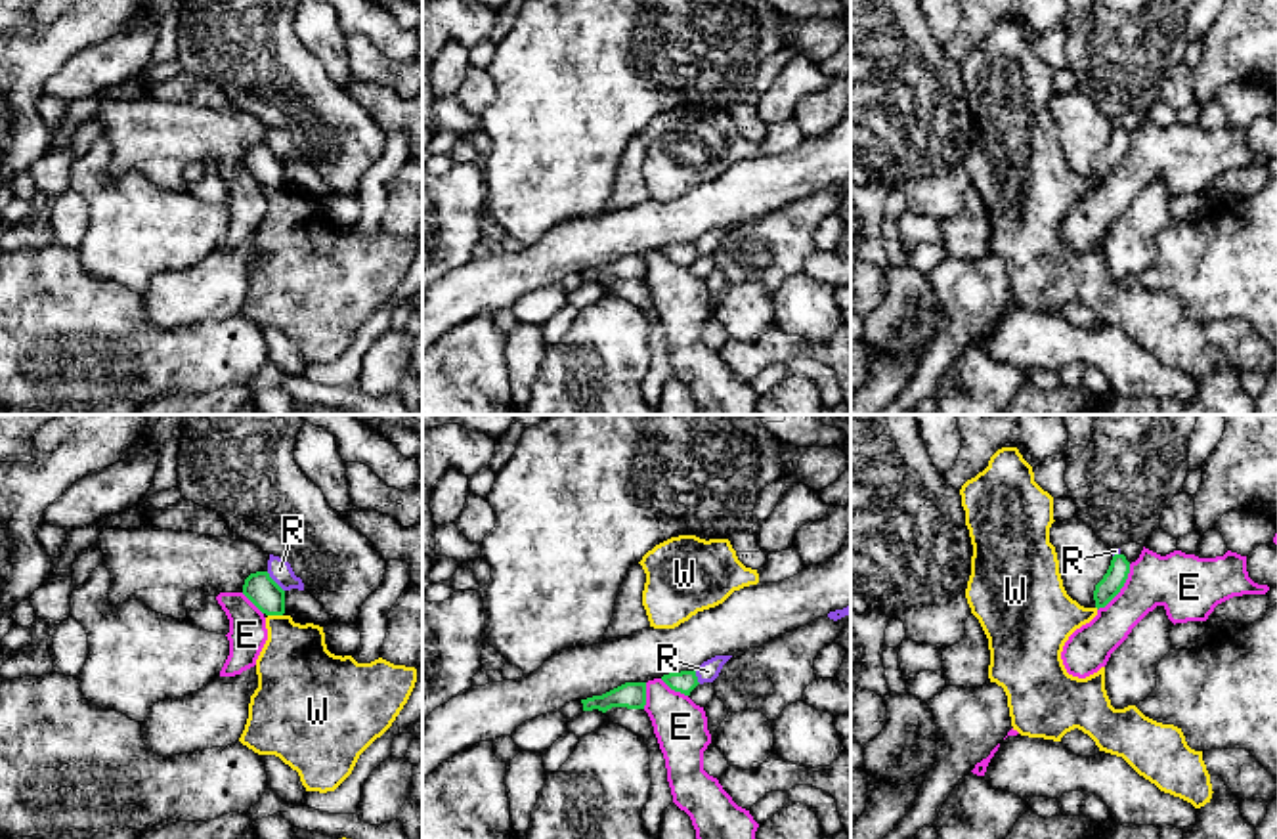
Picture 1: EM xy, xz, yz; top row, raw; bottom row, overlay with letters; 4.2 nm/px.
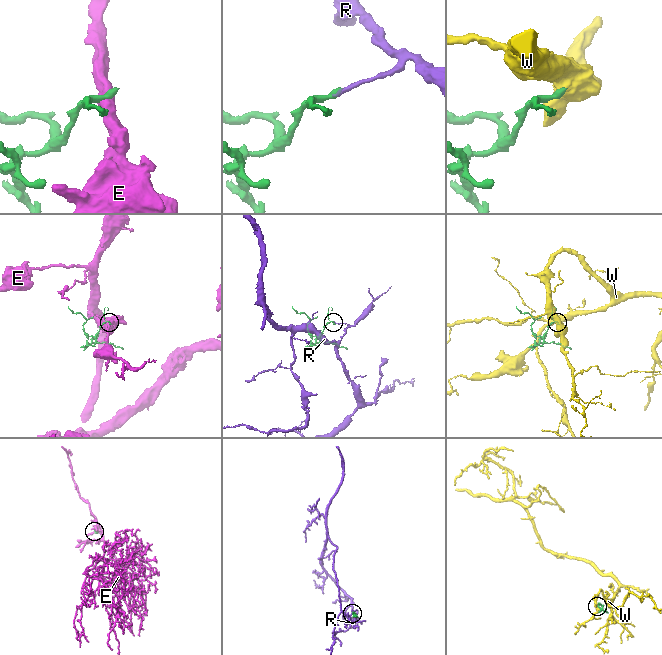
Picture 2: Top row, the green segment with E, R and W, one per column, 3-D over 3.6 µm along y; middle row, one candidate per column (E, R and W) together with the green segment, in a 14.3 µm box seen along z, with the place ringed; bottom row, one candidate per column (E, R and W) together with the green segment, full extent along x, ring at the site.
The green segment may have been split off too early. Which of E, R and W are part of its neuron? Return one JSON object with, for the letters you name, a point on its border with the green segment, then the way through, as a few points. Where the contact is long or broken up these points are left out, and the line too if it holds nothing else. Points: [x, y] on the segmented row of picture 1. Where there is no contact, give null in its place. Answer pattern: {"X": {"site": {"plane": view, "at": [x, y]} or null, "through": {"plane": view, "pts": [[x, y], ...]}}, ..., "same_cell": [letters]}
{"same_cell": []}

